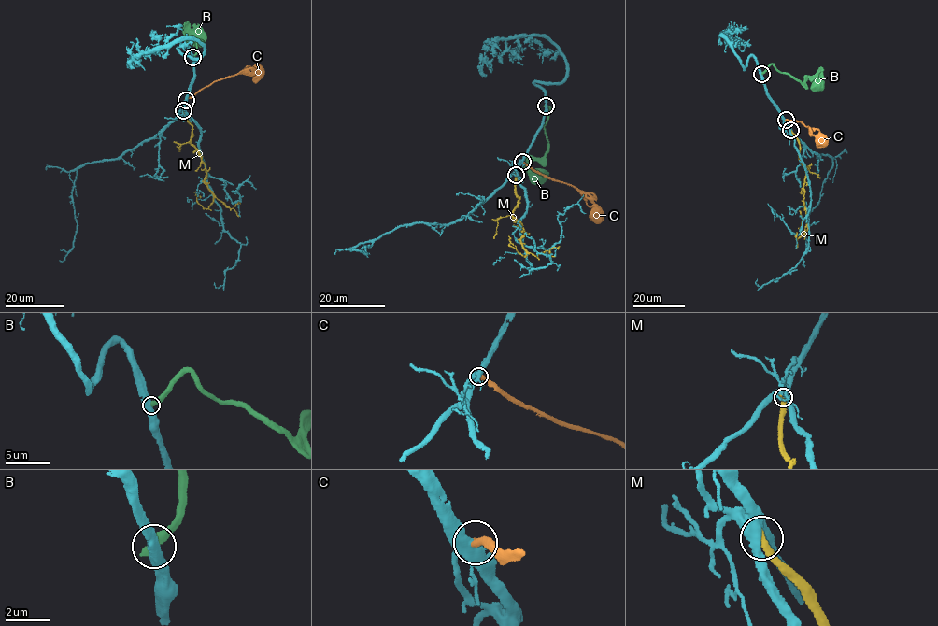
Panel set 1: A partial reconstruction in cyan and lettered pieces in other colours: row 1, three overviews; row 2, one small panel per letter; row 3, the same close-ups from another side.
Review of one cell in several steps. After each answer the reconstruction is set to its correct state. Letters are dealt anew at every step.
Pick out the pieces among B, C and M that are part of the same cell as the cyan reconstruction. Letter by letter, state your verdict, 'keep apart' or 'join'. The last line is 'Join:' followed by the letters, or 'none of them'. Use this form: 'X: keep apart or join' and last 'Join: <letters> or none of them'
B: keep apart
C: keep apart
M: keep apart
Join: none of them

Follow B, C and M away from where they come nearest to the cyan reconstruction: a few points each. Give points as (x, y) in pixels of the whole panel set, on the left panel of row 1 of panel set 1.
B: (192, 57), (195, 39), (194, 44), (202, 42), (187, 39), (196, 43), (205, 37)
C: (186, 100), (214, 81), (239, 73), (253, 71), (257, 74), (262, 71)
M: (184, 110), (192, 126), (191, 144), (205, 165), (205, 182), (213, 201), (206, 208), (197, 203), (194, 192)

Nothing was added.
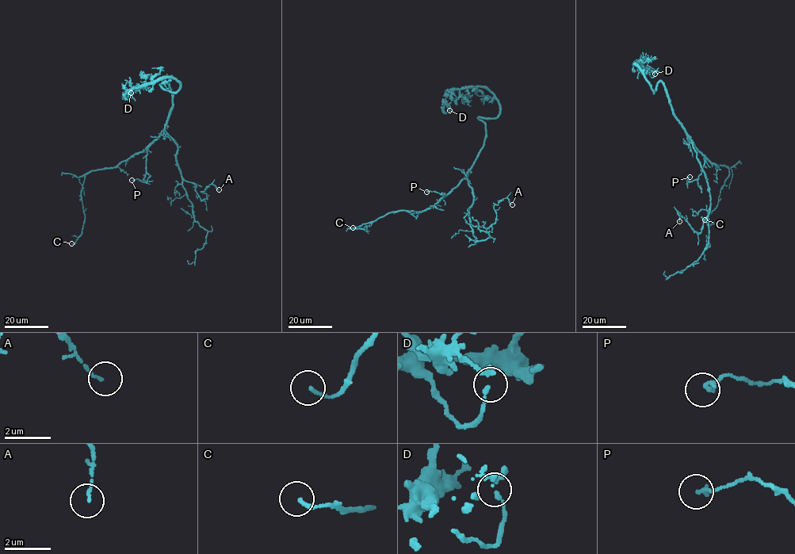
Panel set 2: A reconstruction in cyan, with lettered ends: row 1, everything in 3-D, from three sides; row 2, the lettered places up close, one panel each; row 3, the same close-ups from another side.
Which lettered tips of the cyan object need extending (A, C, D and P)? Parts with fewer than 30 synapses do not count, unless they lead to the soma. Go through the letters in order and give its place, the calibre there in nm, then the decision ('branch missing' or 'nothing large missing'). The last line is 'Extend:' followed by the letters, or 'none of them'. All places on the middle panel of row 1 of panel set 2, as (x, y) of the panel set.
A: at (512, 204); 110 nm thick; nothing large missing
C: at (353, 227); 130 nm thick; nothing large missing
D: at (449, 110); 110 nm thick; nothing large missing
P: at (426, 192); 150 nm thick; nothing large missing
Extend: none of them

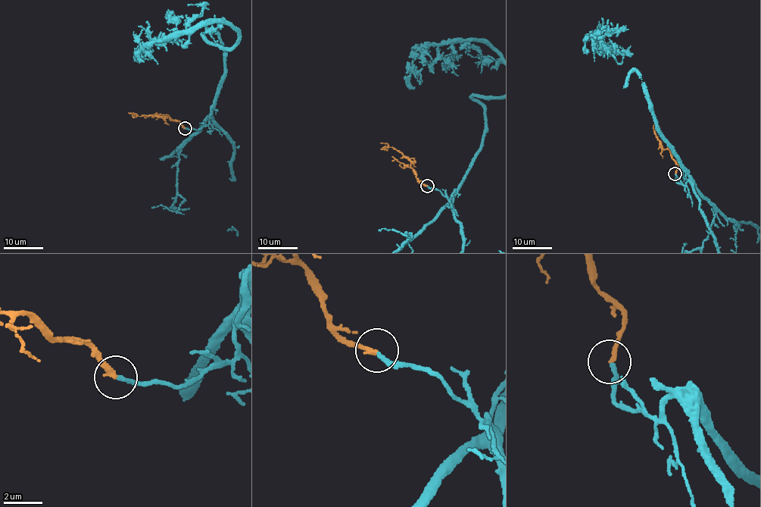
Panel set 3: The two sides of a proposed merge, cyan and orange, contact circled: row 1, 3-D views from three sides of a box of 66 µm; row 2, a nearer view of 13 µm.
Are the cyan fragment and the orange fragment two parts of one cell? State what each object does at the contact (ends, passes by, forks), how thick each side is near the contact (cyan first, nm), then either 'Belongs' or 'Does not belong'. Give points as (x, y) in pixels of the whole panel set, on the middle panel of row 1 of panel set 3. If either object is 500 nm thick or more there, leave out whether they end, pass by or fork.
At the ring cyan ends. At the ring orange ends. Thickness 200 nm (cyan) against 240 nm. Belongs

